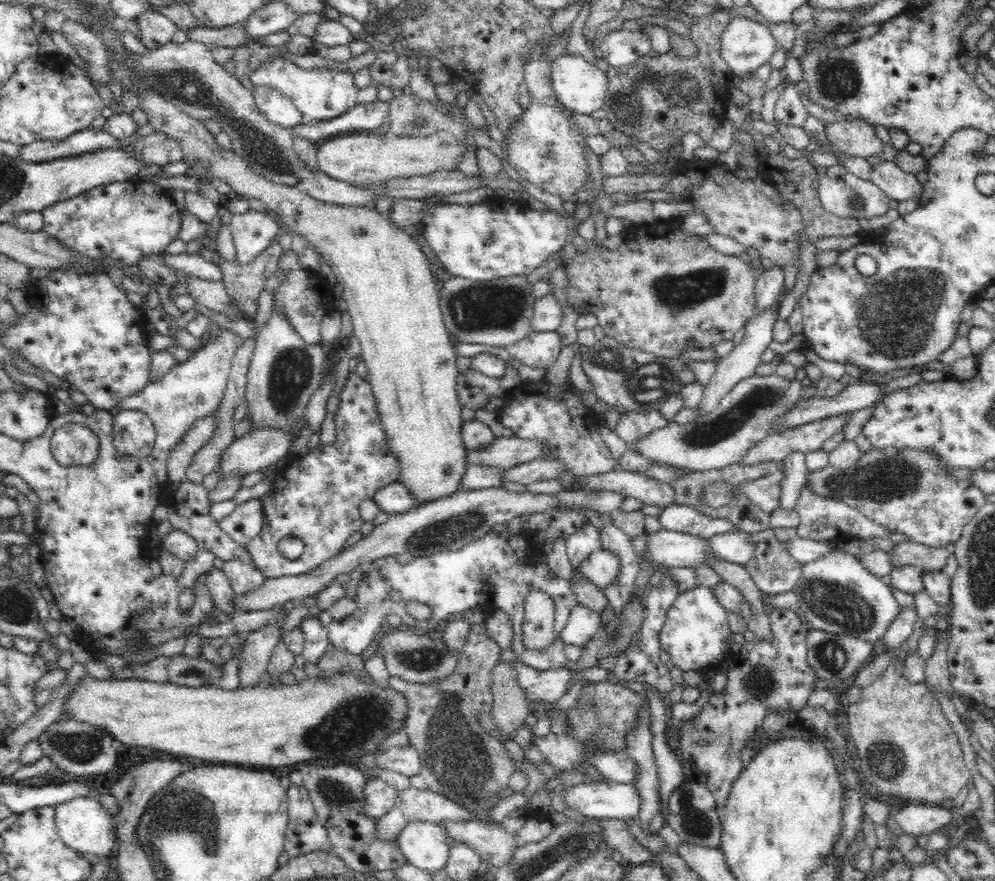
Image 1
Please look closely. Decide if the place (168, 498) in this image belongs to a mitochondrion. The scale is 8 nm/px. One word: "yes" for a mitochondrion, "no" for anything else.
no

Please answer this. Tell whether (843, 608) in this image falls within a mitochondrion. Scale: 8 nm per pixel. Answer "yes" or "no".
yes

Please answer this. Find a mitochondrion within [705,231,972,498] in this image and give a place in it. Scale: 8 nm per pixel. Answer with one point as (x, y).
(898, 310)

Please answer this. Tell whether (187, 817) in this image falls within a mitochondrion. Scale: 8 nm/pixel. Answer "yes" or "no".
yes

